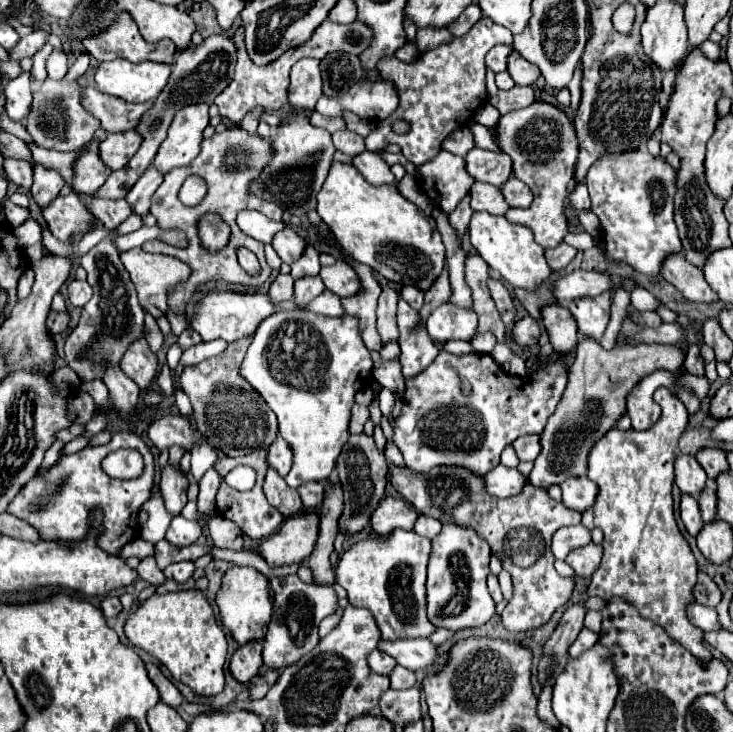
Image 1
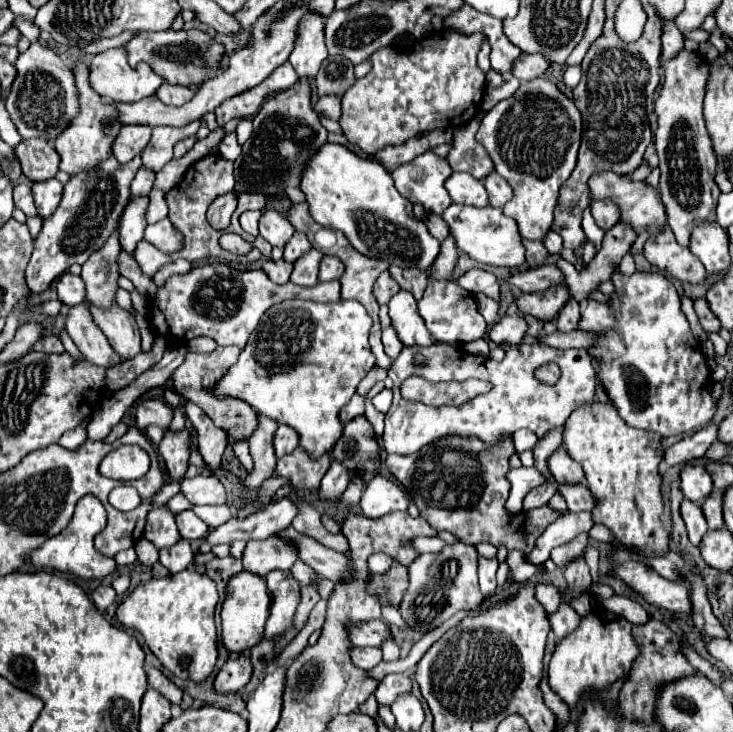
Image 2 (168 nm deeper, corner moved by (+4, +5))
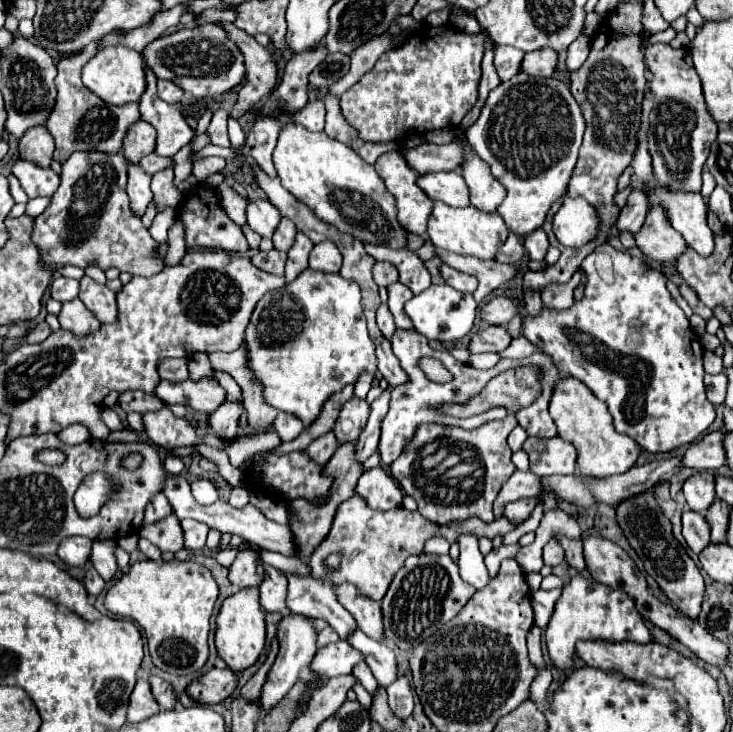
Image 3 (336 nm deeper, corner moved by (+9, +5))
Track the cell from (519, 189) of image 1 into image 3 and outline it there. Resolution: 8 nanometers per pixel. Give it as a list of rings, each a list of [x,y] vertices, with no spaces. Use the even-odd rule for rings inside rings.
[[[465,141],[461,175],[469,187],[469,203],[481,211],[495,211],[505,199],[505,187],[491,175],[489,165]]]

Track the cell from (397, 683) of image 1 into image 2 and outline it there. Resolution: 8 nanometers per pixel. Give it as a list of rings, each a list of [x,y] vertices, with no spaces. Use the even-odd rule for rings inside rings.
[[[386,641],[386,645],[380,645],[382,653],[384,653],[384,661],[392,663],[396,659],[400,659],[400,647],[394,641]]]

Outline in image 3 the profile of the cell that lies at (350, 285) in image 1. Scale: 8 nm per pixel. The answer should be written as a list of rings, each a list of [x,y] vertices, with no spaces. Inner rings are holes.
[[[323,241],[313,245],[309,253],[309,267],[323,273],[339,273],[341,269],[341,253],[331,241]]]

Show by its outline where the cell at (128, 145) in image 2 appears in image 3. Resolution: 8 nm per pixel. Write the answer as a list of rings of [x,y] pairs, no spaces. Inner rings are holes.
[[[135,121],[123,141],[123,155],[131,163],[139,163],[145,155],[151,155],[155,151],[155,139],[157,131],[147,121]]]

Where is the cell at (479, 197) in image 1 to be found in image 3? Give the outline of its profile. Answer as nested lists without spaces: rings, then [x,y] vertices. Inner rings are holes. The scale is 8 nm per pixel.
[[[457,171],[445,173],[425,173],[417,179],[417,185],[431,197],[439,199],[451,207],[467,207],[469,191],[463,177]]]

